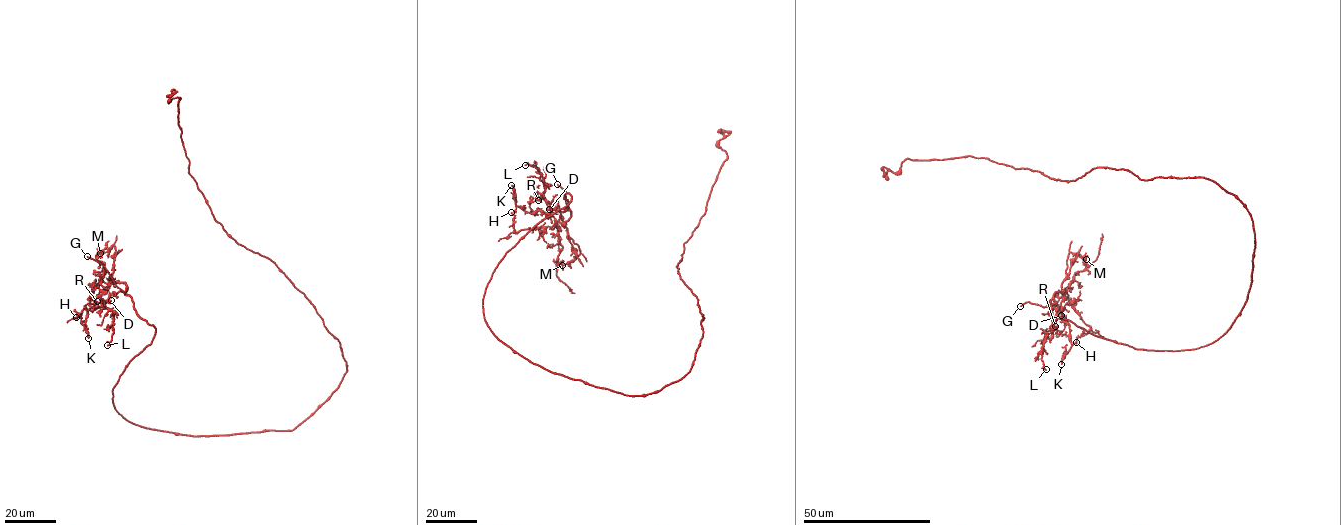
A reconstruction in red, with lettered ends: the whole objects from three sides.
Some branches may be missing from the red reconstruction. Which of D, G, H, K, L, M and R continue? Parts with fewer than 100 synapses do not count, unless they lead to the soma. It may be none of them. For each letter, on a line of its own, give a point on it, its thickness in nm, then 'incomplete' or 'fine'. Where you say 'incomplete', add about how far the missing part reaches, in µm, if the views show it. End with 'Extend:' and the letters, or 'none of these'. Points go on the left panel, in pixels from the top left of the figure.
D: place (111, 300); calibre 160 nm; fine
G: place (87, 256); calibre 180 nm; incomplete; missing 20 µm
H: place (76, 317); calibre 120 nm; fine
K: place (88, 338); calibre 140 nm; fine
L: place (107, 345); calibre 130 nm; fine
M: place (100, 253); calibre 70 nm; fine
R: place (97, 301); calibre 120 nm; fine
Extend: G

